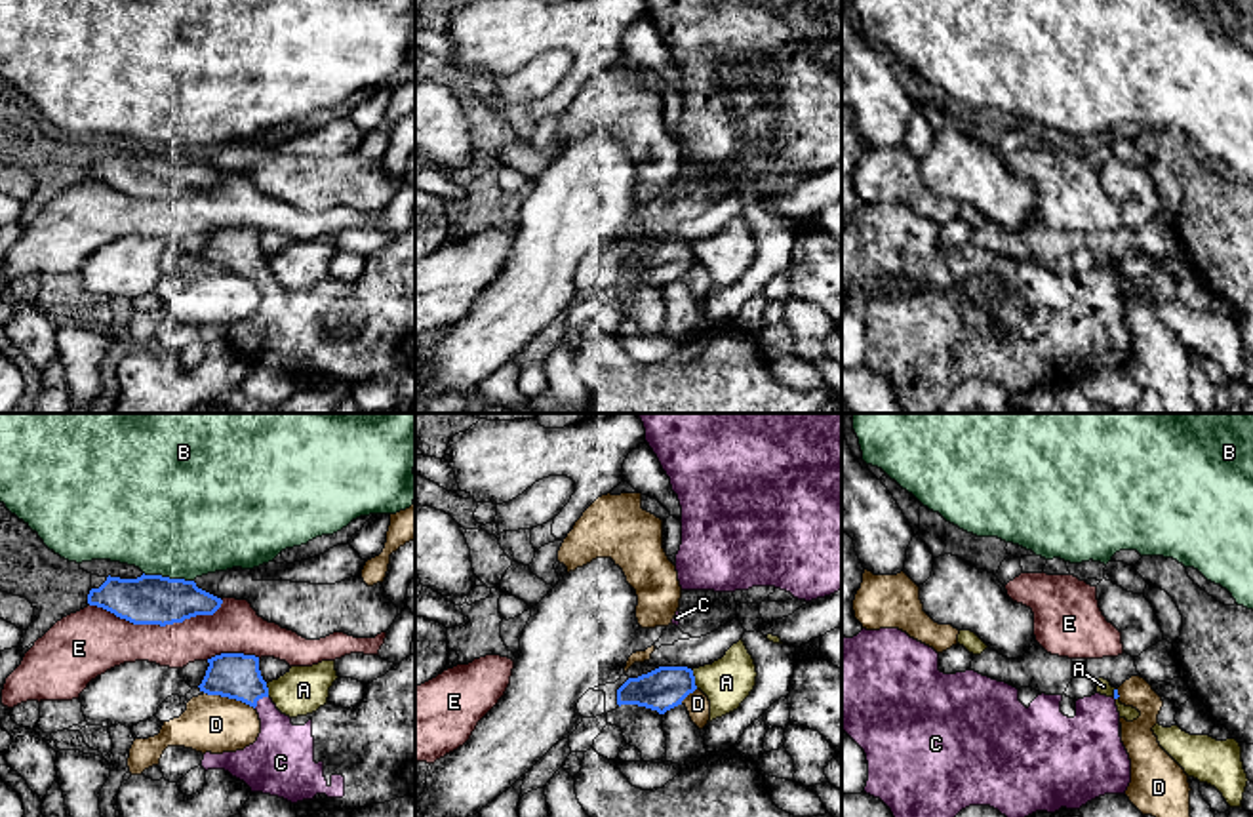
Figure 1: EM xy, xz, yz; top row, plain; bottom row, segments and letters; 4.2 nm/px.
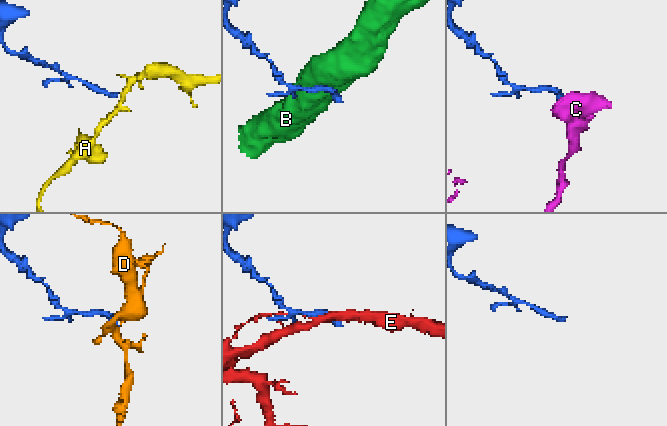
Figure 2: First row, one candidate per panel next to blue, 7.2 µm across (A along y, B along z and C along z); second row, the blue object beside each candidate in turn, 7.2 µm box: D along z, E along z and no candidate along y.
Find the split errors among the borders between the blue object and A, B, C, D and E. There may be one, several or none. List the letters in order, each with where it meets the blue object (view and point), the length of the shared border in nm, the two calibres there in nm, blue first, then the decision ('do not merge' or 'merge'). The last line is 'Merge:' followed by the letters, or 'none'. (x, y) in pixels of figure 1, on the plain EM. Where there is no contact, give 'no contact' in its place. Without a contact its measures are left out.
A: contact xz (694, 254); length 80 nm; calibres 180 and 200 nm; do not merge
B: contact xy (168, 151); length 220 nm; calibres 200 and 500 nm; do not merge
C: contact xy (259, 271); length 80 nm; calibres 190 and 240 nm; merge
D: contact xy (229, 271); length 220 nm; calibres 190 and 240 nm; do not merge
E: contact xy (157, 197); length 550 nm; calibres 200 and 240 nm; do not merge
Merge: C

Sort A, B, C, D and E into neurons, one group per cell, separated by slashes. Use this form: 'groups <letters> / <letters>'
groups A / B / C / D / E

